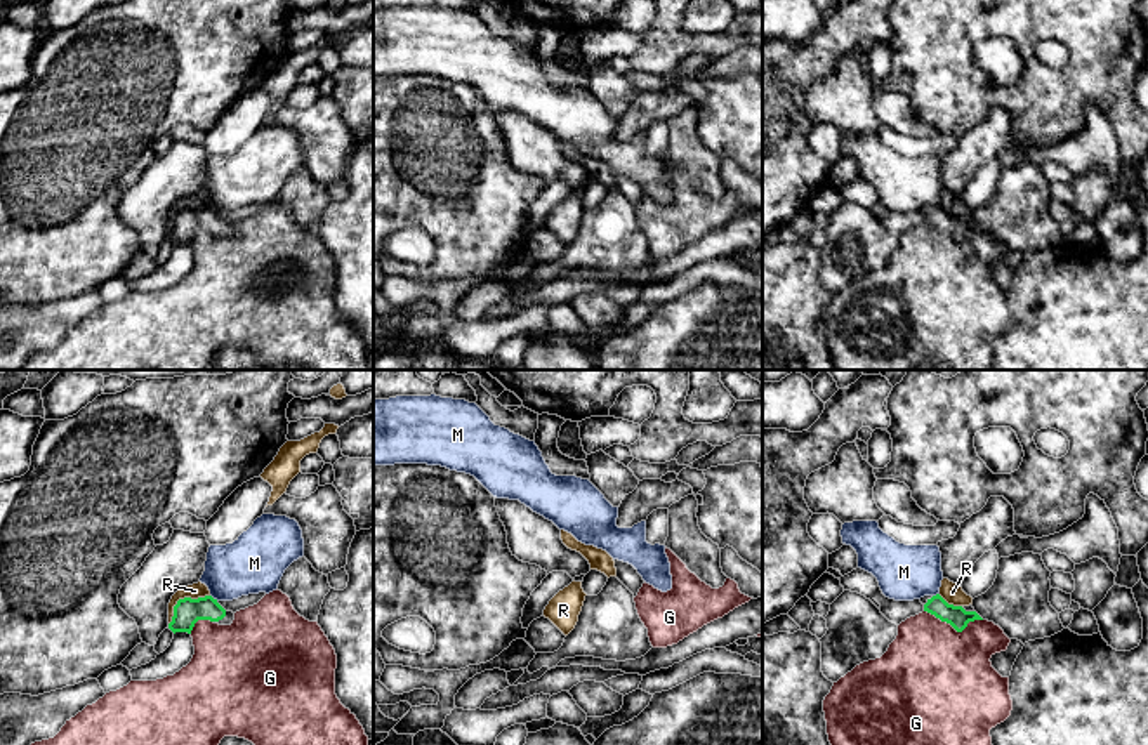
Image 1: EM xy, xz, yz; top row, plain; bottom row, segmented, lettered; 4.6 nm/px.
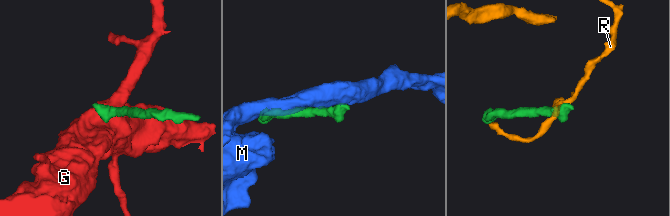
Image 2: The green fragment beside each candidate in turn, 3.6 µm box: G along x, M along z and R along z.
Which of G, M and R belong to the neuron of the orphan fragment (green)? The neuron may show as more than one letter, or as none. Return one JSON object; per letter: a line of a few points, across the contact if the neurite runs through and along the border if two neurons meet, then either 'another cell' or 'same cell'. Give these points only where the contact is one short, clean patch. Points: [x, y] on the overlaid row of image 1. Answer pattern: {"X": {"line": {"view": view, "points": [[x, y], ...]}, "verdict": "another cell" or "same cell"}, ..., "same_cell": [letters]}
{"G": {"line": {"view": "yz", "points": [[924, 610], [949, 622], [957, 631], [969, 622], [982, 620]]}, "verdict": "another cell"}, "M": {"line": {"view": "xy", "points": [[211, 594], [217, 599]]}, "verdict": "another cell"}, "R": {"line": {"view": "xy", "points": [[209, 594], [179, 599], [169, 624]]}, "verdict": "another cell"}, "same_cell": []}

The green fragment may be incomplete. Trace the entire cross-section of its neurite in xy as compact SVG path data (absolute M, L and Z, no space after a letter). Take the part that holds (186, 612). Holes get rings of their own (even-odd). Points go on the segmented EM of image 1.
M212 596L191 599L184 597L179 599L174 606L174 616L168 623L168 629L175 632L188 632L191 634L195 623L198 620L210 620L219 625L231 625L234 620L233 611L226 611L217 599Z

